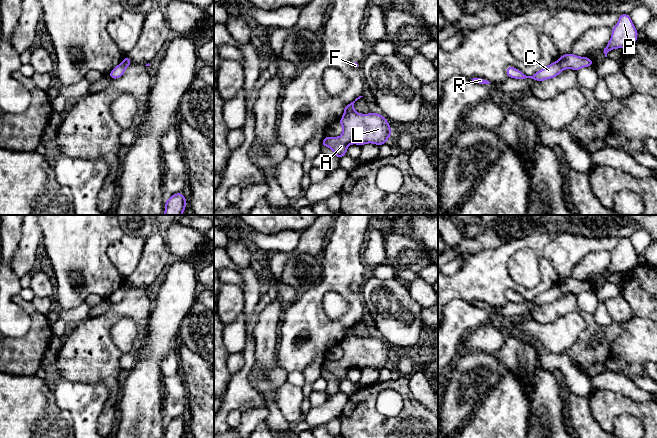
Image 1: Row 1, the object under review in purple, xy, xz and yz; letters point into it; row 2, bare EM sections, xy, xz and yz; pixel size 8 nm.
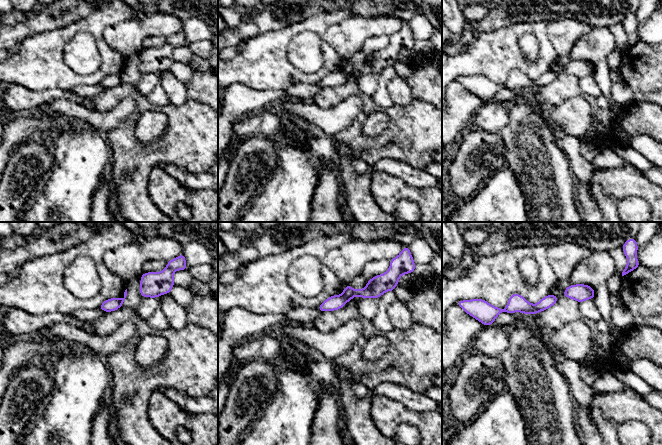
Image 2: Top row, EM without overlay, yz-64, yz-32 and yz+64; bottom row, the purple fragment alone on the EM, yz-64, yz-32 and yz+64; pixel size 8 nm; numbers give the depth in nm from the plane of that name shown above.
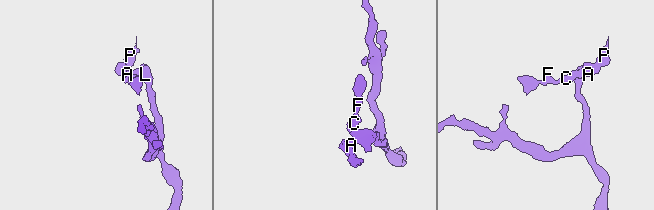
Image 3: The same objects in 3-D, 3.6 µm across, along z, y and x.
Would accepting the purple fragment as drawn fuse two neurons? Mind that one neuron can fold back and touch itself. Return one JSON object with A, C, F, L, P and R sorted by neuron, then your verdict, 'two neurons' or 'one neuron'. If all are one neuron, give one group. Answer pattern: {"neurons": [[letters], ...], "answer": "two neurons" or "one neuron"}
{"neurons": [["A", "C", "F", "L", "P", "R"]], "answer": "one neuron"}

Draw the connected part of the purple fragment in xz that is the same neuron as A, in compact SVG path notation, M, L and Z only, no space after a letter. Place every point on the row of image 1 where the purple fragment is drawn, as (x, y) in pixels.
M359 96L344 108L344 114L339 121L343 127L343 133L340 137L326 136L322 145L331 148L340 160L347 154L347 147L350 144L373 143L378 146L386 143L392 135L392 130L388 121L382 114L369 113L361 114L354 111L354 103L363 96Z

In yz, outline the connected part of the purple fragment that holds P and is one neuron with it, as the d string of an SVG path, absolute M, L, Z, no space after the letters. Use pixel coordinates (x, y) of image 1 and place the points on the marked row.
M620 14L618 23L612 28L611 39L607 46L604 48L605 57L607 53L616 48L631 47L637 41L638 31L635 28L629 14Z

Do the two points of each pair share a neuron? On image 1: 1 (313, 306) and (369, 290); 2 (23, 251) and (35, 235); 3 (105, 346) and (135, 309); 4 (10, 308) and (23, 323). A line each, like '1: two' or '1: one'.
1: two
2: one
3: one
4: one

